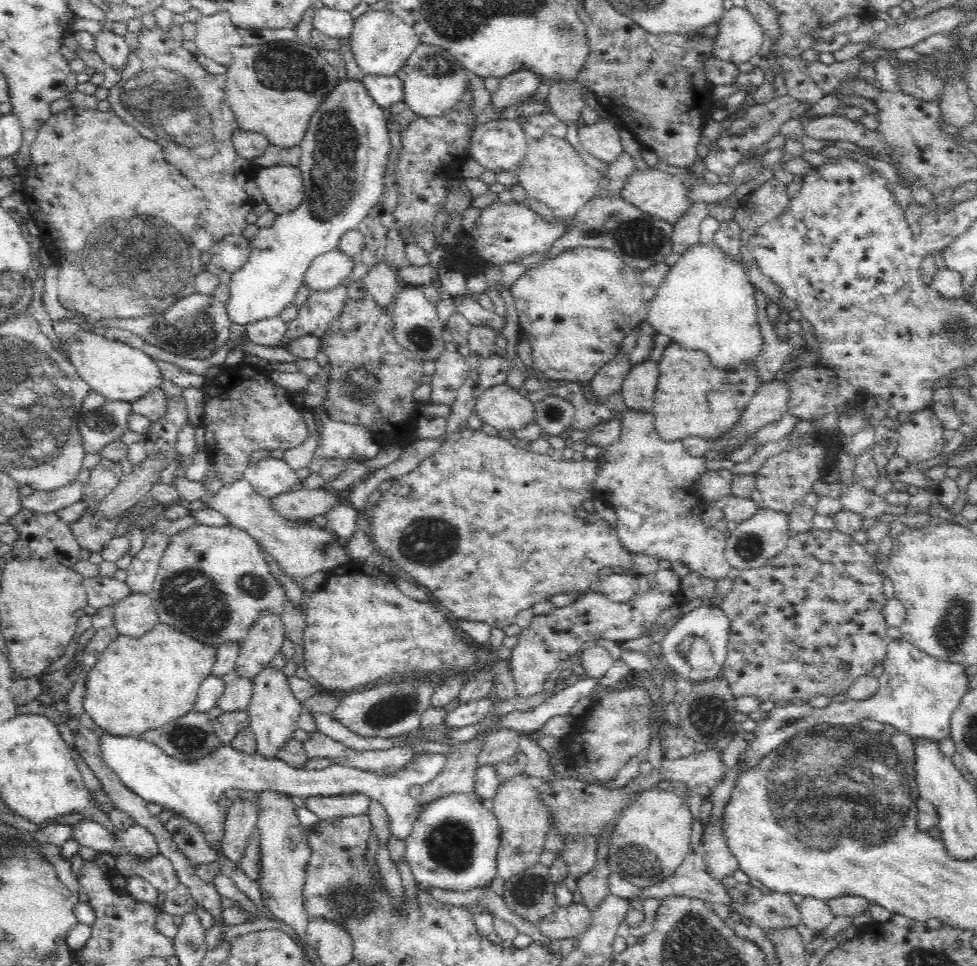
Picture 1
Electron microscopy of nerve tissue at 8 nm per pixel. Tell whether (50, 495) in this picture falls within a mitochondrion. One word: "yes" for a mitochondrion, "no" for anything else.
no

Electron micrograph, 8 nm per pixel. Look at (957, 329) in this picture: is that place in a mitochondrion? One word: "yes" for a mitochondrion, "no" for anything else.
yes

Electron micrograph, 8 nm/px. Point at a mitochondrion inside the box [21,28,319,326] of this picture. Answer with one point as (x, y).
(136, 260)

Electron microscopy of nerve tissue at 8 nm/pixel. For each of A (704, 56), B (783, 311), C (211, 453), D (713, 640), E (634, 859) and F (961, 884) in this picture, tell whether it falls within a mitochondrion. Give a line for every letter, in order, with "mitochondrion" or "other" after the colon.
A: other
B: other
C: other
D: other
E: mitochondrion
F: other

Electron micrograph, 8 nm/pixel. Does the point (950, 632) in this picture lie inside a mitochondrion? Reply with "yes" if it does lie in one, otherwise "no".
yes

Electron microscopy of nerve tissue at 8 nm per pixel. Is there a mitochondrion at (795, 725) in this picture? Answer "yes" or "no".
yes

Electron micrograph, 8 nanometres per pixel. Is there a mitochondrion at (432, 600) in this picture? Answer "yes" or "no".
no

